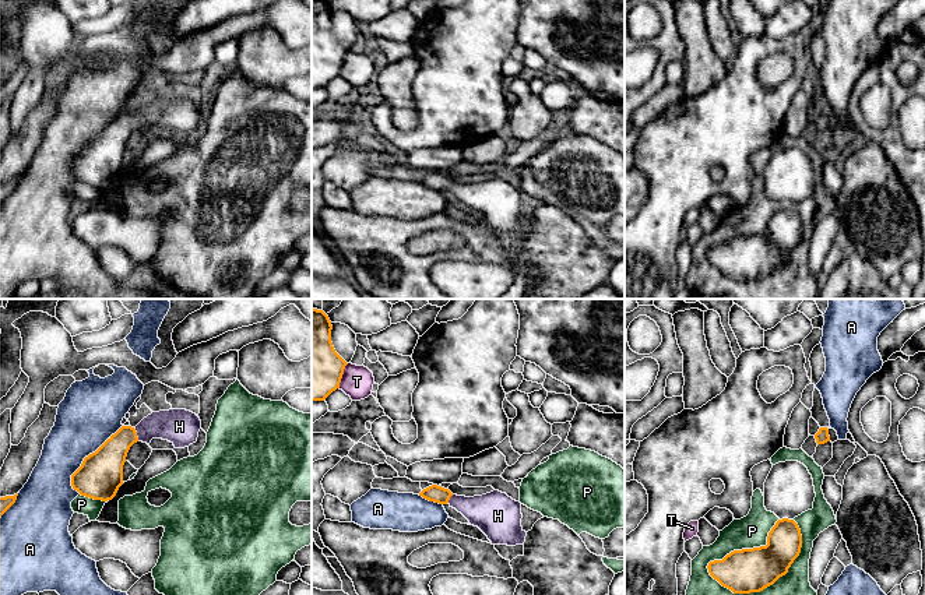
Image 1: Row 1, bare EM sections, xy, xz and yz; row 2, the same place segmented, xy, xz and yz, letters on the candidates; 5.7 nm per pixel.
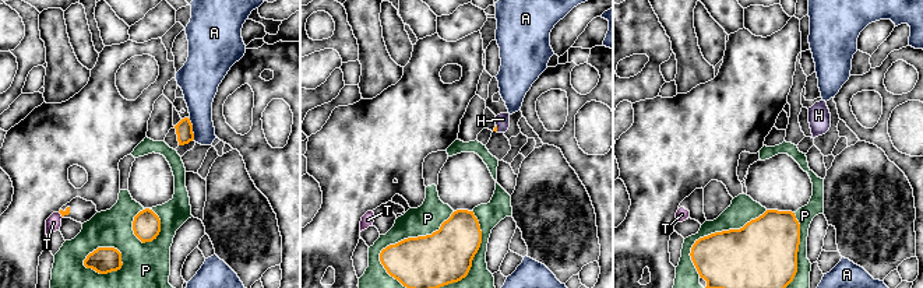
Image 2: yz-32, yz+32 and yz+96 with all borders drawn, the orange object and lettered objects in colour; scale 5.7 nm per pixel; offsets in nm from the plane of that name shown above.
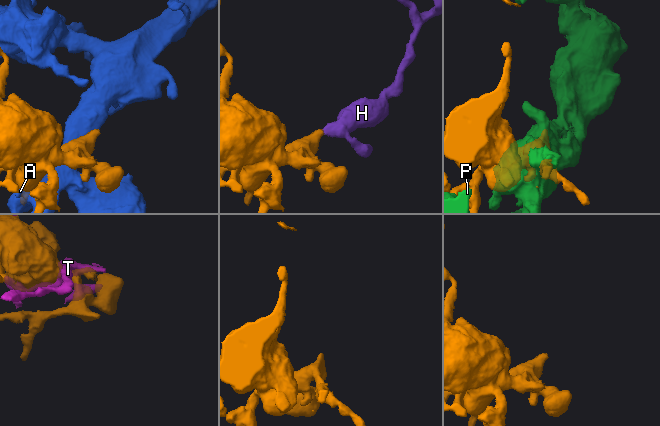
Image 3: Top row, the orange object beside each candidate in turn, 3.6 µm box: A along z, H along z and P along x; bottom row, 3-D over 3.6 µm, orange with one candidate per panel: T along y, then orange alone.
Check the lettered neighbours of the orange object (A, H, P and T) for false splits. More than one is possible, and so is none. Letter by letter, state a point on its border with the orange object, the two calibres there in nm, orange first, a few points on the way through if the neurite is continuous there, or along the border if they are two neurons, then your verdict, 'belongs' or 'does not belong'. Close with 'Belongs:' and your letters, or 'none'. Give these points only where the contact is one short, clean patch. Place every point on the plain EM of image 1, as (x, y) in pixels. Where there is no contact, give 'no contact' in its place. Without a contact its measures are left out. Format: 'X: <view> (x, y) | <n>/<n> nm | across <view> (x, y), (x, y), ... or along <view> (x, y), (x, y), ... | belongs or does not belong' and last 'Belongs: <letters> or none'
A: xy (88, 143) | 260/360 nm | does not belong
H: xy (136, 122) | 200/200 nm | across xy (105, 152), (136, 122), (153, 113), (178, 113) | belongs
P: yz (773, 270) | 260/360 nm | does not belong
T: xz (341, 63) | 340/180 nm | does not belong
Belongs: H

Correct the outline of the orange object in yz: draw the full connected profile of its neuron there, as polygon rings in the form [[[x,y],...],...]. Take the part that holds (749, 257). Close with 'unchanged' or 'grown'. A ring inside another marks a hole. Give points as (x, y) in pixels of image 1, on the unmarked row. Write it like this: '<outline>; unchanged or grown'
[[[794,207],[775,210],[767,223],[767,232],[734,237],[722,247],[710,249],[710,263],[734,281],[760,279],[788,260],[799,243],[802,222]]]; unchanged

